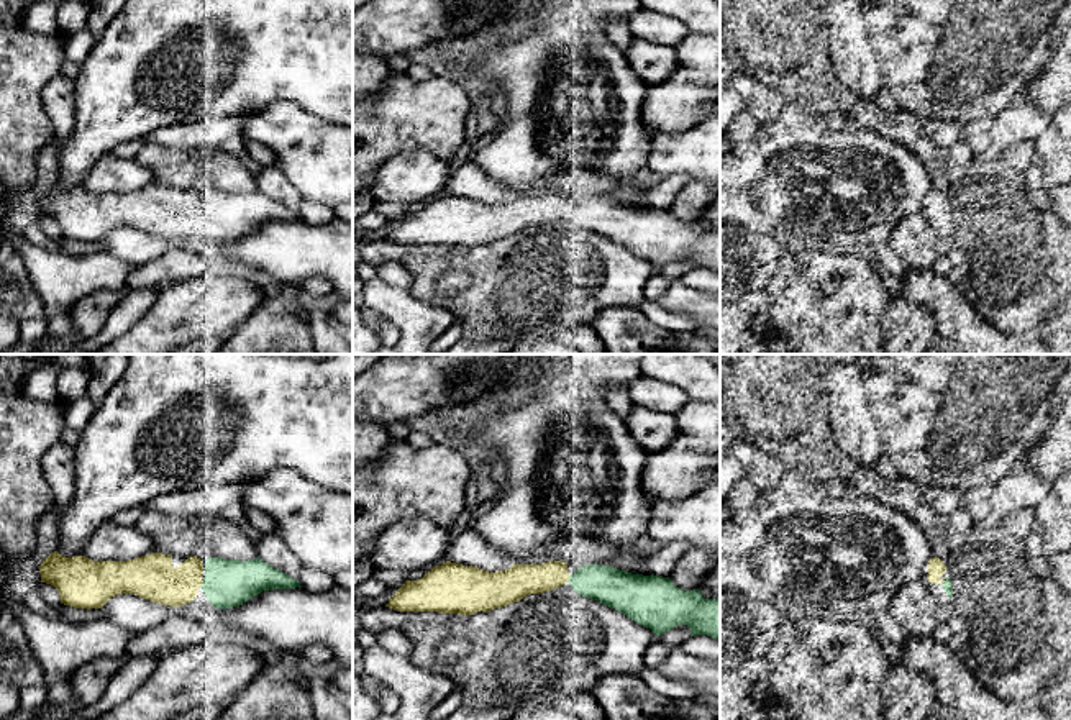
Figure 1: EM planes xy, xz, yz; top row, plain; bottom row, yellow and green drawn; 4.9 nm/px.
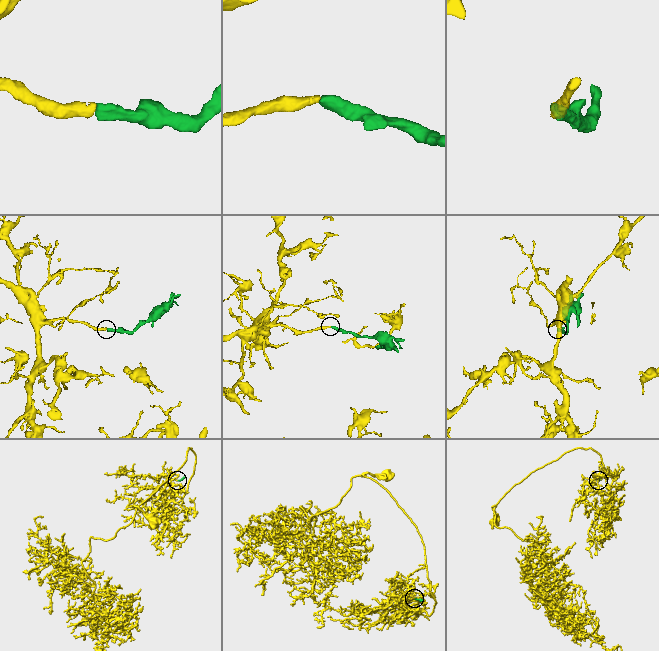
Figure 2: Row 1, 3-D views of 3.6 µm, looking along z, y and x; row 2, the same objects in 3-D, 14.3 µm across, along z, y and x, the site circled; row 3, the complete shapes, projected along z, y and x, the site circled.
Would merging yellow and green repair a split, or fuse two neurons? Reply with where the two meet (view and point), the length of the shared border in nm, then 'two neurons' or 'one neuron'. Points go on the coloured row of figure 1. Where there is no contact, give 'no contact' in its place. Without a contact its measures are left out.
meets yellow in xy at (202, 581); contact 40 nm long; one neuron

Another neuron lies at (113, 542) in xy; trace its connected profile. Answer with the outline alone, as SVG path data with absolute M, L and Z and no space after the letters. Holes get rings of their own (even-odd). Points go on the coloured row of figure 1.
M113 520L100 523L82 546L82 556L92 561L128 561L151 553L156 553L151 536Z

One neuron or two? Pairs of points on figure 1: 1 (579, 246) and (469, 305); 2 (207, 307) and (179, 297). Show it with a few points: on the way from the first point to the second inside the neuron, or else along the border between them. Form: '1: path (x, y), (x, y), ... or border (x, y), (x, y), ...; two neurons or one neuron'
1: path (551, 246), (542, 246), (497, 291); one neuron
2: path (200, 307), (189, 307), (186, 304); one neuron

